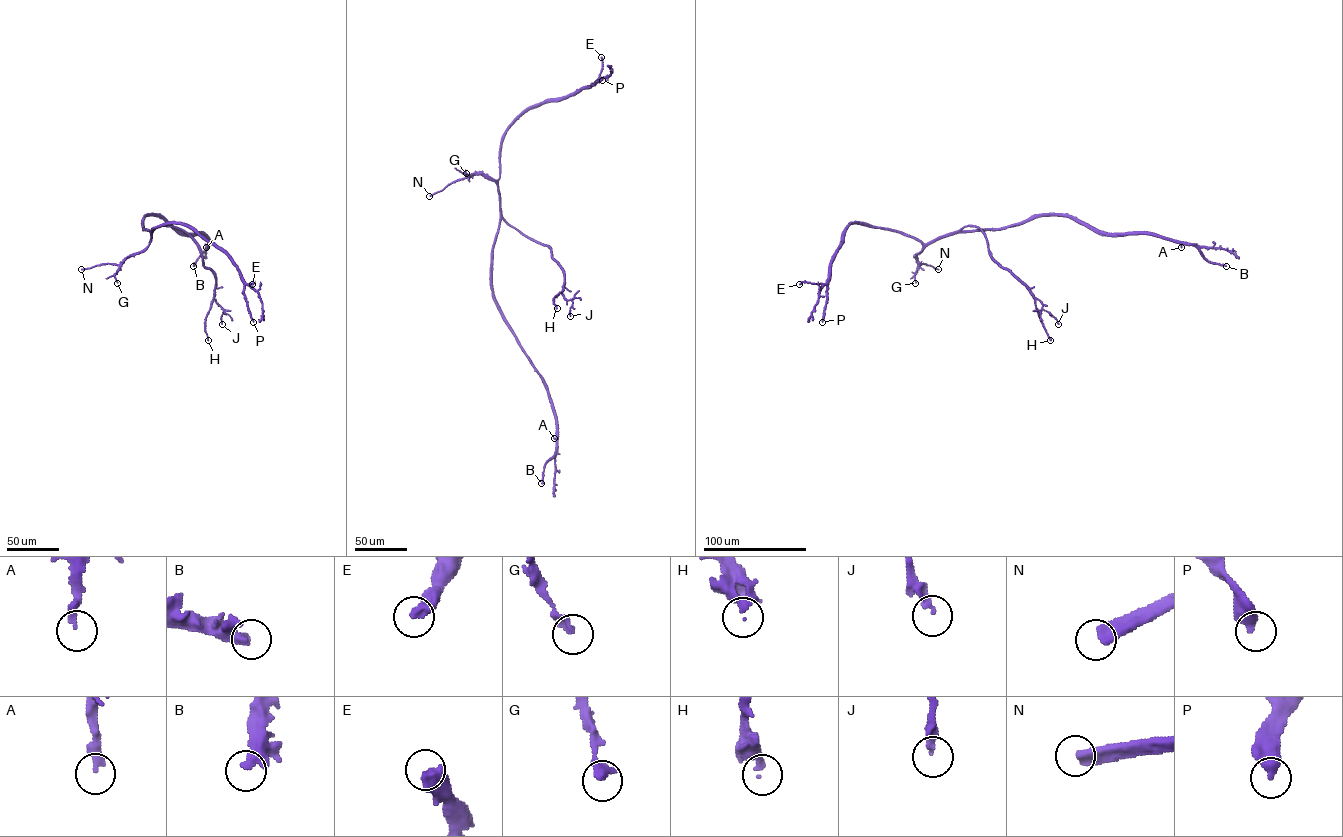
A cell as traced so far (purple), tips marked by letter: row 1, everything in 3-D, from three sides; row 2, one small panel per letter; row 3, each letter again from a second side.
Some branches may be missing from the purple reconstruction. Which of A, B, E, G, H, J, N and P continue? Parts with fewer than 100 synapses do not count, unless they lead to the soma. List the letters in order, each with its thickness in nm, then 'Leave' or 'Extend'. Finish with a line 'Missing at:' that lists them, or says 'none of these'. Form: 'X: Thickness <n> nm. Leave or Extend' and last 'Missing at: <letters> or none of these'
A: Thickness 280 nm. Leave
B: Thickness 400 nm. Leave
E: Thickness 460 nm. Leave
G: Thickness 300 nm. Leave
H: Thickness 260 nm. Leave
J: Thickness 170 nm. Leave
N: Thickness 440 nm. Extend
P: Thickness 500 nm. Leave
Missing at: N

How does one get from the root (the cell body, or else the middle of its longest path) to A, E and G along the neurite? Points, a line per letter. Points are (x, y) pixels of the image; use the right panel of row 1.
A: (976, 230), (1005, 228), (1040, 216), (1065, 215), (1108, 233), (1144, 233), (1178, 242), (1181, 247)
E: (976, 230), (944, 235), (922, 244), (903, 233), (851, 223), (846, 229), (826, 283), (799, 284)
G: (976, 230), (944, 235), (931, 241), (917, 255), (915, 283)

